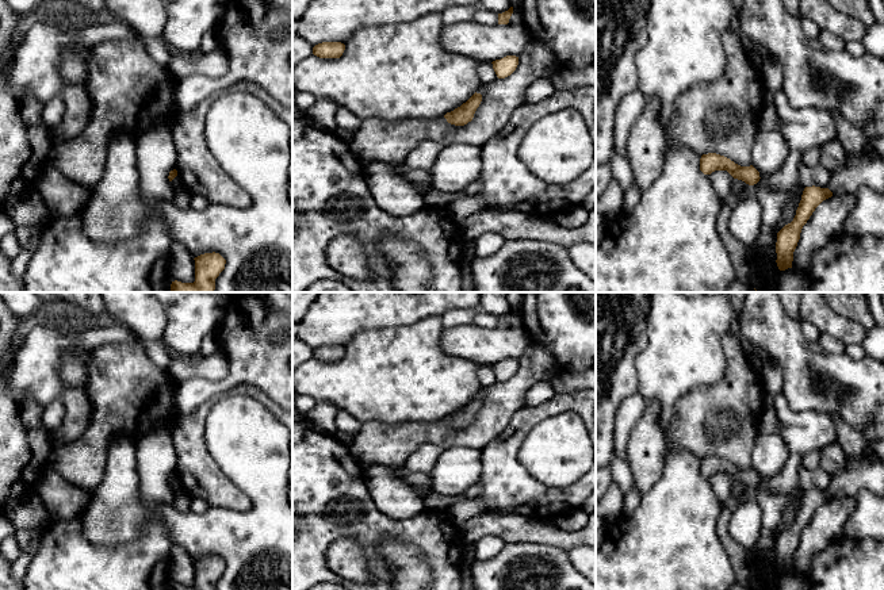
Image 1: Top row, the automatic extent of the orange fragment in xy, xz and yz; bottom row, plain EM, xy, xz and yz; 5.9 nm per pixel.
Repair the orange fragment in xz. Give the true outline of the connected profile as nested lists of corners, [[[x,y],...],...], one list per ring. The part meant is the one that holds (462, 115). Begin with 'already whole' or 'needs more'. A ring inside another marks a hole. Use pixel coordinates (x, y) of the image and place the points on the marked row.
already whole; [[[474,93],[466,103],[463,103],[460,107],[455,108],[451,112],[447,112],[444,118],[447,119],[448,123],[455,124],[455,126],[464,126],[468,122],[472,120],[474,114],[477,108],[479,107],[482,101],[482,95],[481,93]]]

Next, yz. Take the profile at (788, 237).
already whole; [[[805,187],[801,195],[801,200],[796,210],[793,221],[785,225],[777,233],[776,253],[777,267],[780,271],[792,268],[793,252],[800,240],[803,226],[807,223],[815,208],[826,199],[831,198],[833,192],[828,188]]]

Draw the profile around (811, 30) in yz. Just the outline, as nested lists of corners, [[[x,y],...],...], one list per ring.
[[[800,18],[800,27],[801,27],[803,32],[805,34],[805,37],[810,39],[818,39],[820,31],[822,31],[818,27],[818,24],[815,24],[812,20],[810,20],[807,18]]]

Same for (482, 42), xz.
[[[475,20],[443,26],[440,46],[448,53],[478,62],[493,62],[506,55],[518,57],[532,37],[523,23],[489,26]]]

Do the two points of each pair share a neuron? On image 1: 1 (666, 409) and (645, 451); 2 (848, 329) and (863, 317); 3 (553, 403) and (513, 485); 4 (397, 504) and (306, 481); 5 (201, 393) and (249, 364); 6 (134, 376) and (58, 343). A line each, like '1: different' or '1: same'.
1: different
2: different
3: same
4: different
5: same
6: different

